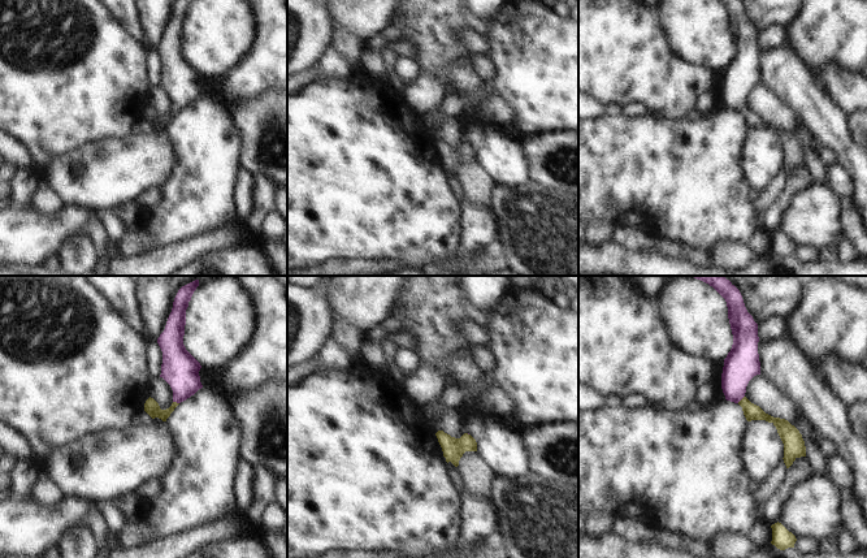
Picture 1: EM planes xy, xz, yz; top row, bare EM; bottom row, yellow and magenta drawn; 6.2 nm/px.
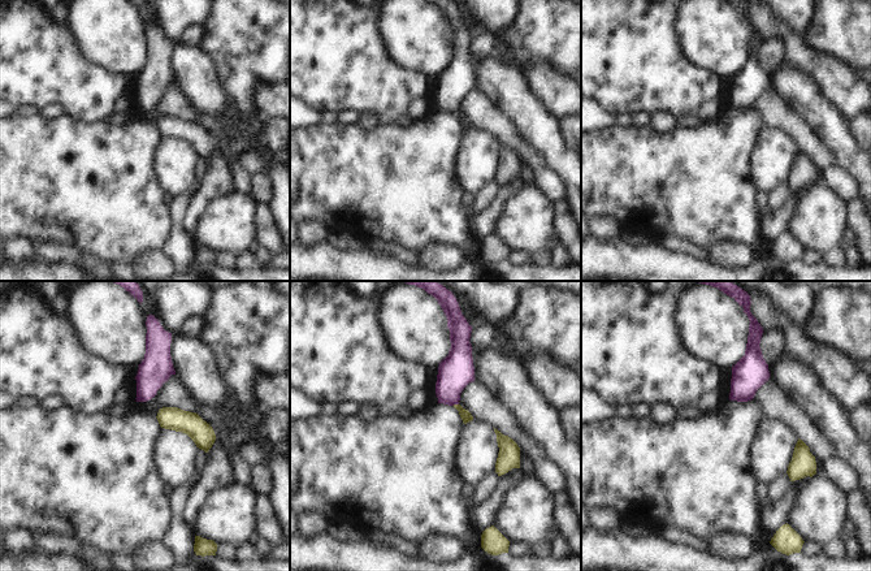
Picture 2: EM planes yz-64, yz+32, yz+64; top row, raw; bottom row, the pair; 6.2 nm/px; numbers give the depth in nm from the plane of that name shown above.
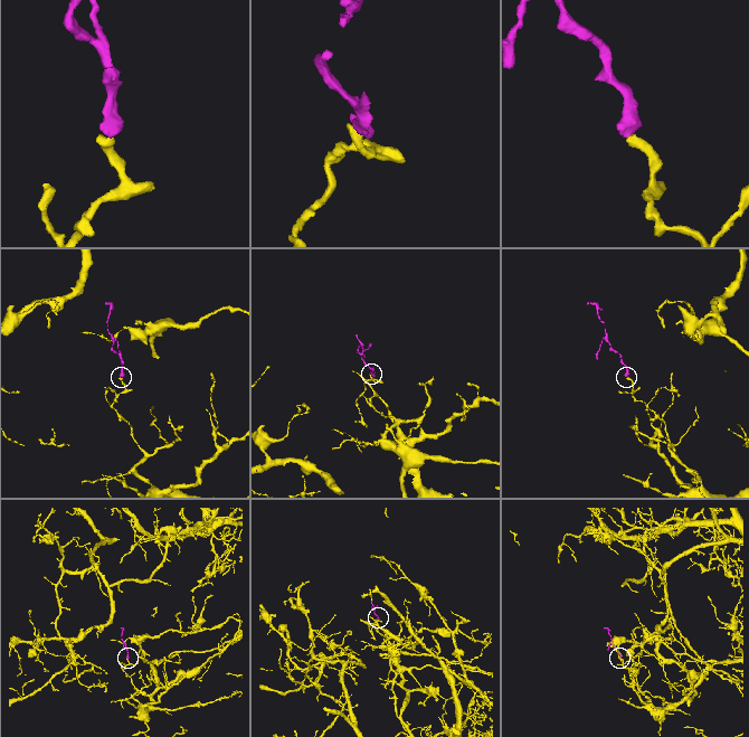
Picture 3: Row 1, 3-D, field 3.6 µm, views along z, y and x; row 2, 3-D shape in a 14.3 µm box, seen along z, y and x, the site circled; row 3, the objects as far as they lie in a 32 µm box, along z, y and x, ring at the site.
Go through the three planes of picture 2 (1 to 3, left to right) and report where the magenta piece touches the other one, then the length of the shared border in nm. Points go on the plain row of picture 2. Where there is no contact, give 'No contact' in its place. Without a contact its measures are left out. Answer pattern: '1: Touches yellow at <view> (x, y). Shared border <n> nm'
1: No contact
2: Touches yellow at yz+32 (455, 113). Shared border 40 nm
3: No contact

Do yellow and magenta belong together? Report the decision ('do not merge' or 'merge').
merge

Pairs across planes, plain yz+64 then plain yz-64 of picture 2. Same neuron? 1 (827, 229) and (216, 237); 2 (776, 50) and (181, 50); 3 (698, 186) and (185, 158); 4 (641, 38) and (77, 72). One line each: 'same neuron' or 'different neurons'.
1: same neuron
2: different neurons
3: different neurons
4: same neuron

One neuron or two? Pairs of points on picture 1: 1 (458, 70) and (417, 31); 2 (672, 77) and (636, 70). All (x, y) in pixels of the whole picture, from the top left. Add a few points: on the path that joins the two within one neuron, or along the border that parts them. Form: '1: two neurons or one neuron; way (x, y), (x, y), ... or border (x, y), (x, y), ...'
1: two neurons; border (469, 56), (456, 59), (446, 69), (450, 91)
2: one neuron; way (663, 77), (655, 77), (645, 70)

